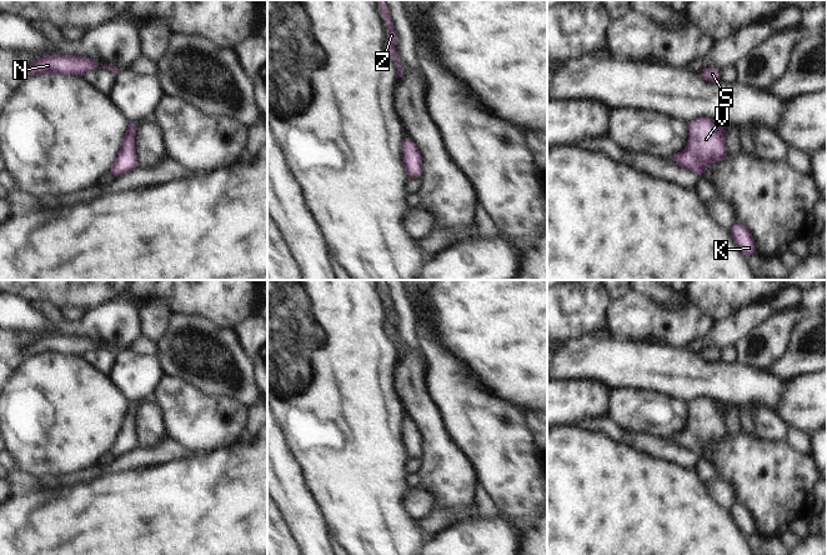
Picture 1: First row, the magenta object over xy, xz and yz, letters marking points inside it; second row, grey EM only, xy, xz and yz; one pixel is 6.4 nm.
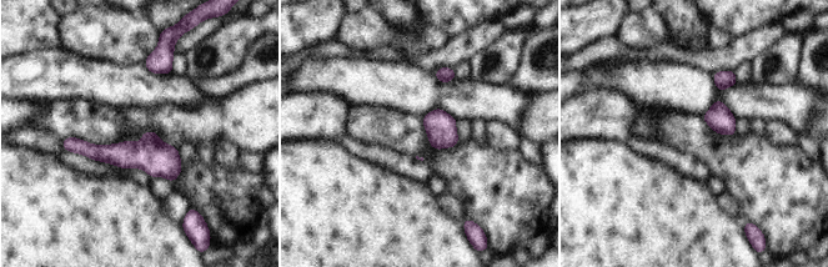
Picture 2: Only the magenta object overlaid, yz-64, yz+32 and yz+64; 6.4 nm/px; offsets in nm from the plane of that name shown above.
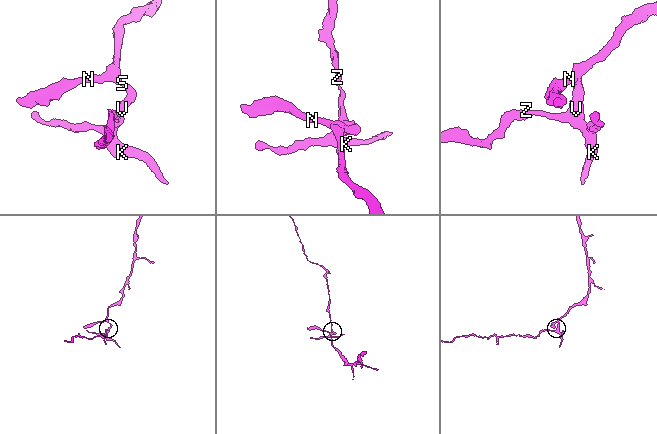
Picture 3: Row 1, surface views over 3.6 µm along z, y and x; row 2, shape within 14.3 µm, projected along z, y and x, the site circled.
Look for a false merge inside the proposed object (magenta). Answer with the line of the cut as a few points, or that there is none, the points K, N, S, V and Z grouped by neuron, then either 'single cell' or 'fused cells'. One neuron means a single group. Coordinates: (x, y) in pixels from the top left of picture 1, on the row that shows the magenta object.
cut none; groups K N S V Z; single cell

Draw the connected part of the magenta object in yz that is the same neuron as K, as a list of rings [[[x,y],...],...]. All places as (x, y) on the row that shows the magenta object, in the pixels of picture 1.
[[[736,222],[730,229],[730,231],[737,248],[746,258],[750,258],[756,252],[756,242],[753,240],[753,236],[743,225]]]

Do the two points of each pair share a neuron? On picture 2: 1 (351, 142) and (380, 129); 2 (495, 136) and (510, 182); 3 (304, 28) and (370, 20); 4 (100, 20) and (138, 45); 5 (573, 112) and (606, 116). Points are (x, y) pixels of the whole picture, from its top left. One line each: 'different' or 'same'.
1: different
2: different
3: different
4: same
5: same

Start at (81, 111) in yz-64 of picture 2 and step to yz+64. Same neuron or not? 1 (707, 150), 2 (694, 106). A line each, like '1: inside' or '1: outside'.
1: inside
2: outside

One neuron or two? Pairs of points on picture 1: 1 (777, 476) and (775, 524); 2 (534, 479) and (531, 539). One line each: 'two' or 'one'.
1: one
2: one

